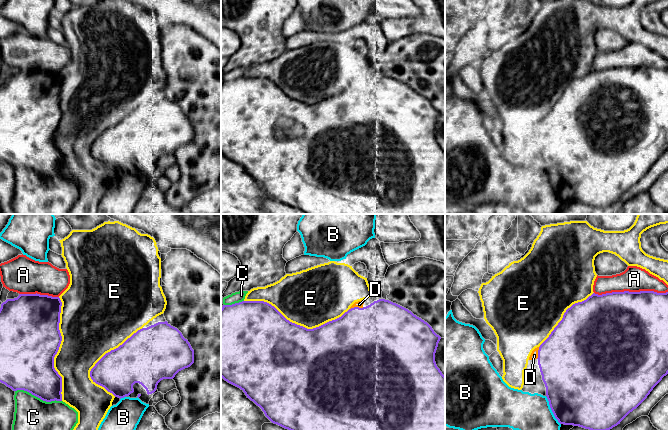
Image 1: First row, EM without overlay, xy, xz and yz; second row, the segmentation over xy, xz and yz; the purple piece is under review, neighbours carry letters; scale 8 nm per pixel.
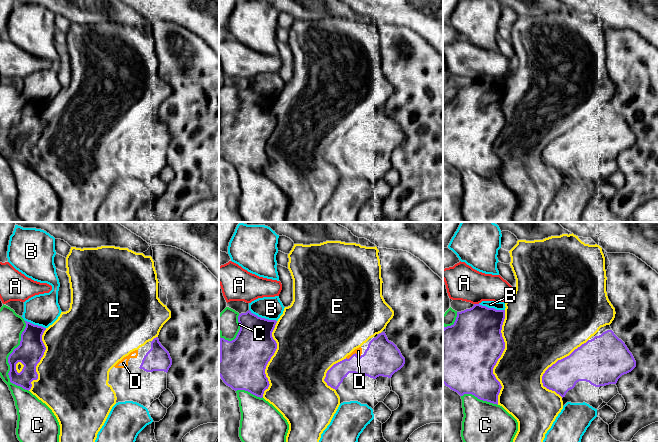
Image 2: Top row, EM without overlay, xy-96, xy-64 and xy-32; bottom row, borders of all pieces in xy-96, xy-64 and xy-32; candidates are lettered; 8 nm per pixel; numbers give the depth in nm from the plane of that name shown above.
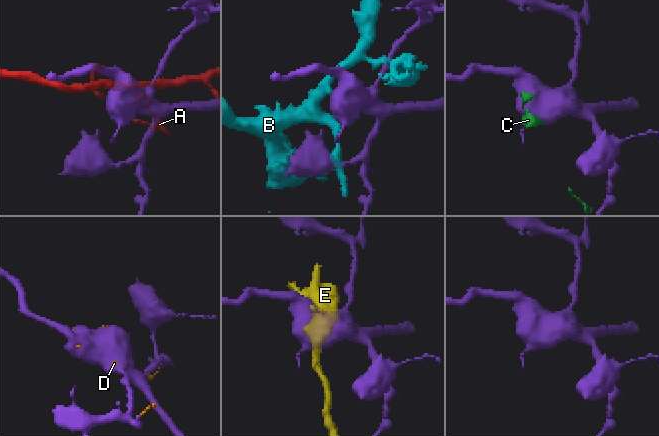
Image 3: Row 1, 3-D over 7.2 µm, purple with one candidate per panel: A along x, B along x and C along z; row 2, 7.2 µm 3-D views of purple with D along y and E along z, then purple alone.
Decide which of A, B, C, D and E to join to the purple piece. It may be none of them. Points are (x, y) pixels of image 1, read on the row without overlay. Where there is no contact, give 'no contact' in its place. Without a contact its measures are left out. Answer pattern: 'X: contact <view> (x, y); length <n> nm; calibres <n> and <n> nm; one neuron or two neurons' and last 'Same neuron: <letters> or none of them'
A: contact yz (631, 68); length 600 nm; calibres 500 and 200 nm; two neurons
B: contact yz (552, 187); length 260 nm; calibres 500 and 320 nm; two neurons
C: contact xy (38, 173); length 380 nm; calibres 380 and 440 nm; two neurons
D: contact xz (356, 83); length 110 nm; calibres 480 and 50 nm; one neuron
E: contact xz (297, 101); length 850 nm; calibres 500 and 460 nm; two neurons
Same neuron: D

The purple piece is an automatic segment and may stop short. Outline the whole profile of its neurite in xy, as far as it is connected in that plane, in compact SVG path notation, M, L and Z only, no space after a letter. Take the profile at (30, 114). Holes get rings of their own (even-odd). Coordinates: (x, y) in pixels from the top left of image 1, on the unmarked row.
M19 70L17 74L7 75L1 80L0 84L0 158L11 164L13 167L24 166L32 171L40 174L43 177L62 177L62 153L54 144L54 133L57 130L62 112L59 106L60 89L62 78L59 73L52 73L40 70Z

